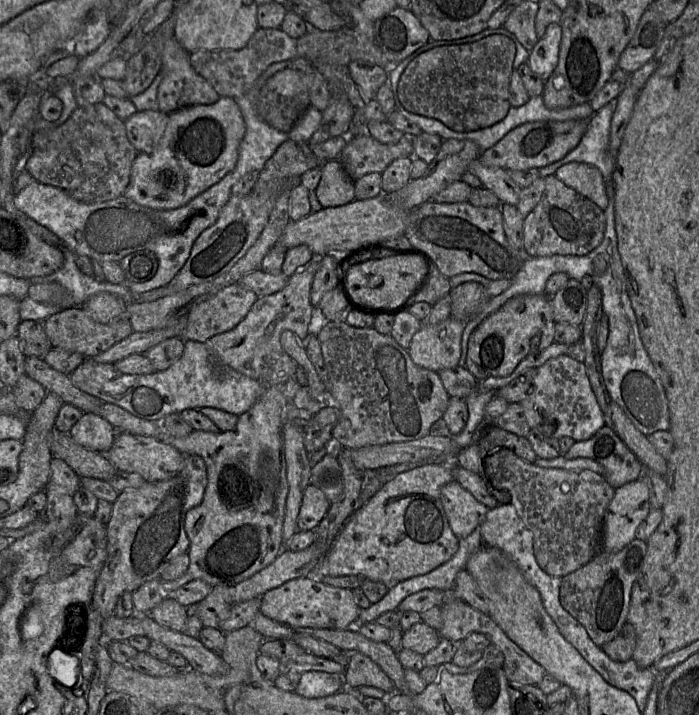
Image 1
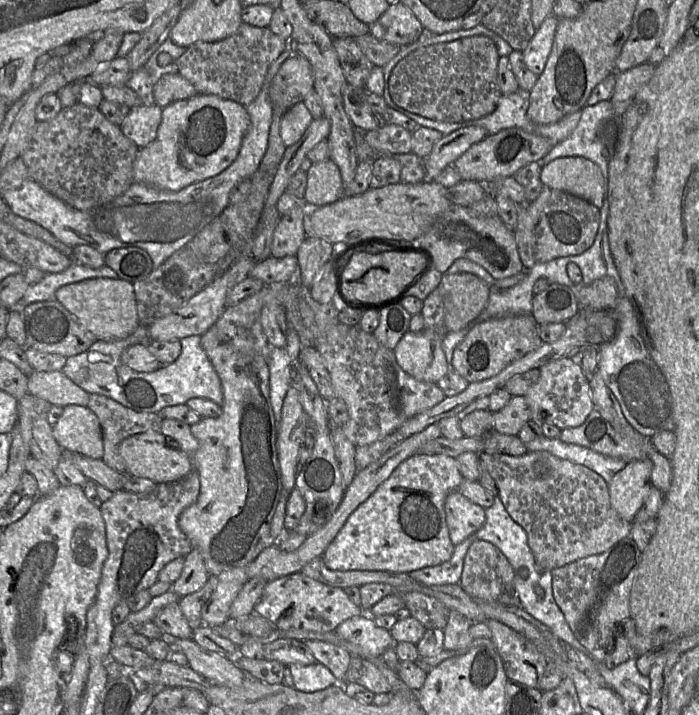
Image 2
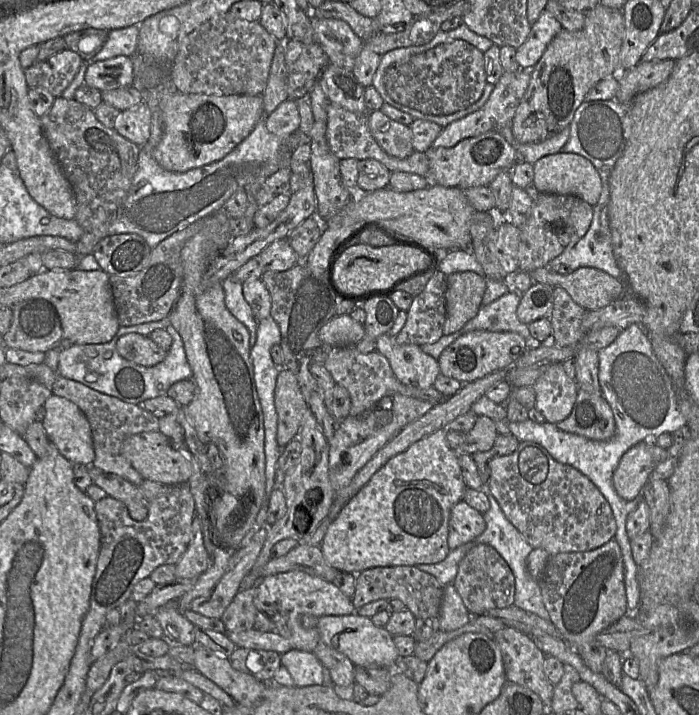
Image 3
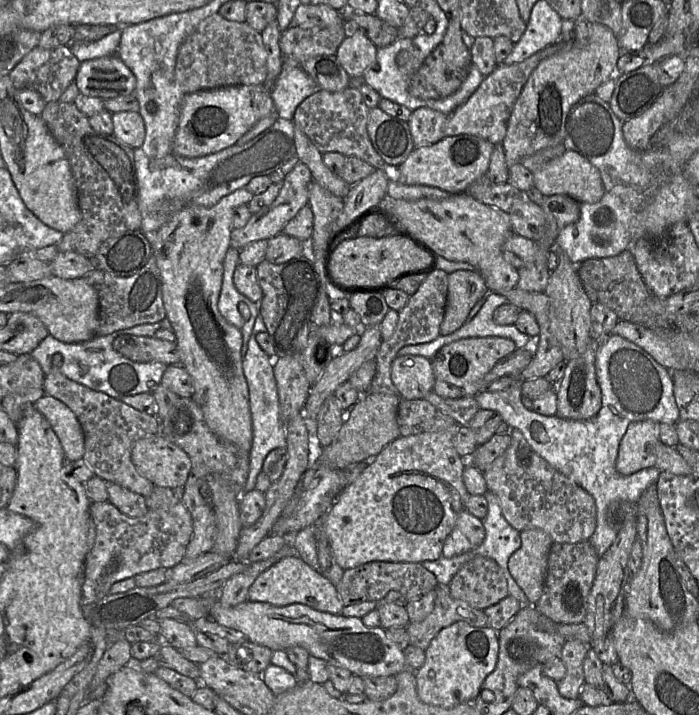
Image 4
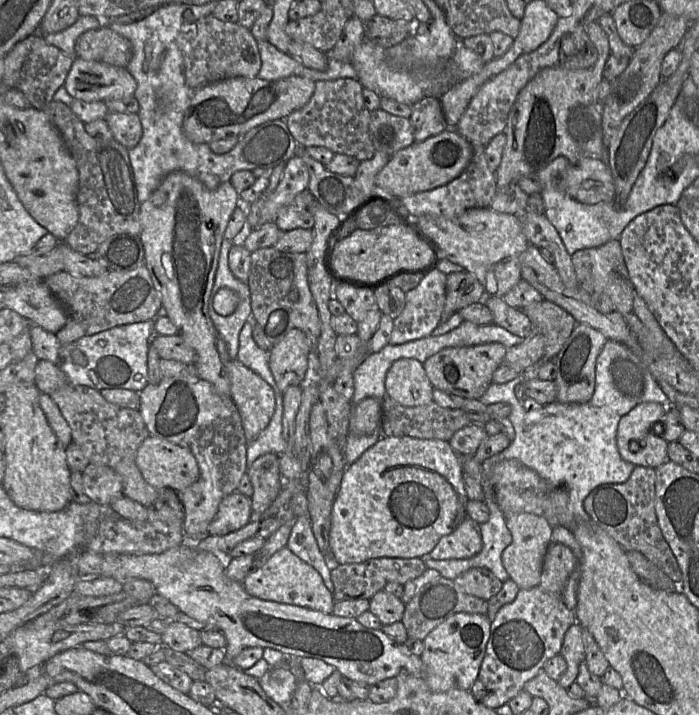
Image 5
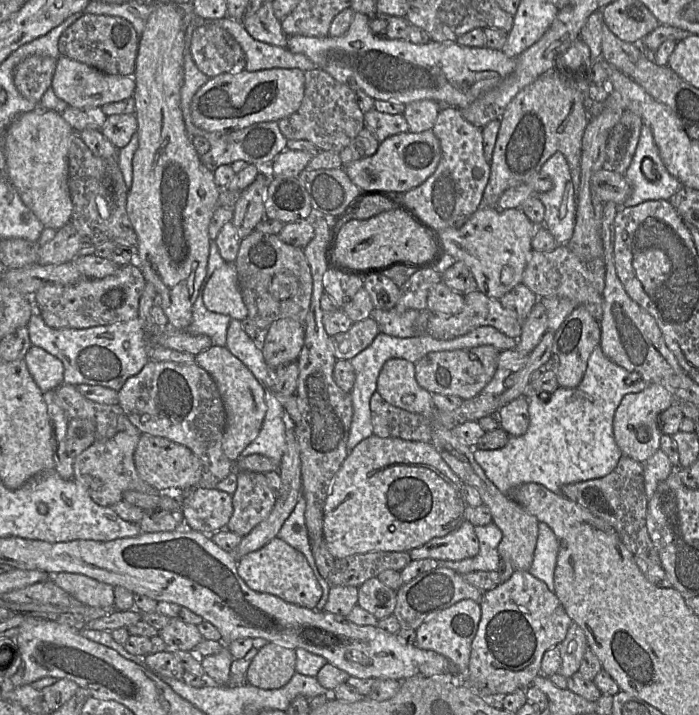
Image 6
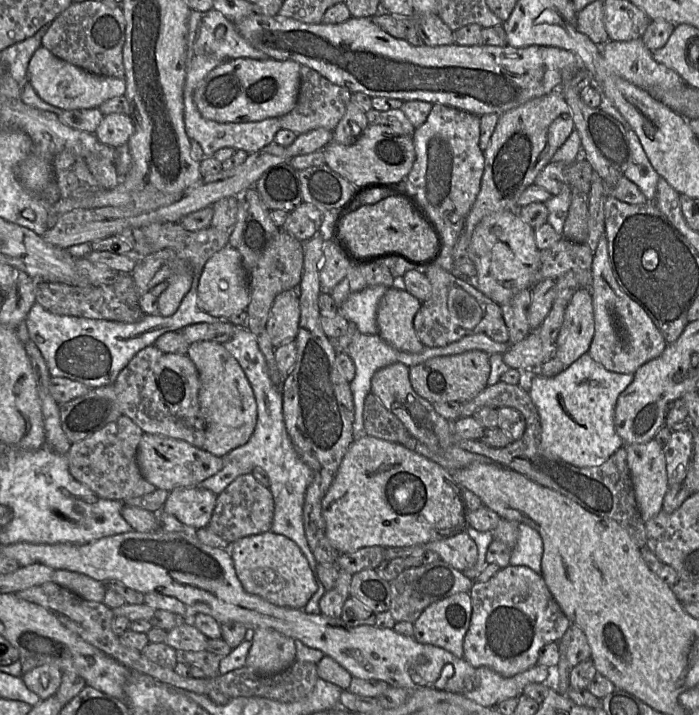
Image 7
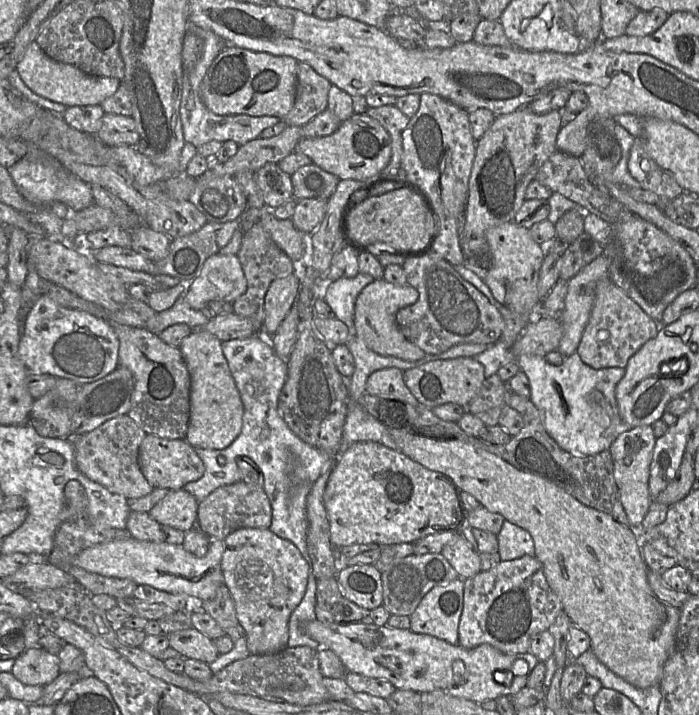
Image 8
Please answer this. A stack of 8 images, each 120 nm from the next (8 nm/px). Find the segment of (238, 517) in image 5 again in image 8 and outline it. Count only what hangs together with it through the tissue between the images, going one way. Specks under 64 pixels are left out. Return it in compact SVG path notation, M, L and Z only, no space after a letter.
M183 488L169 491L149 515L160 525L188 531L197 527L198 500Z

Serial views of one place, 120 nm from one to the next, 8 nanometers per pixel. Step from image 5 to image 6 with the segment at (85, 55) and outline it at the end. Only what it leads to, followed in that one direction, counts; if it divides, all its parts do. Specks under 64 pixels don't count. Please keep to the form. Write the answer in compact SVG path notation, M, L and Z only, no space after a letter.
M83 14L60 36L58 50L65 56L107 74L133 76L139 36L130 22L115 16Z

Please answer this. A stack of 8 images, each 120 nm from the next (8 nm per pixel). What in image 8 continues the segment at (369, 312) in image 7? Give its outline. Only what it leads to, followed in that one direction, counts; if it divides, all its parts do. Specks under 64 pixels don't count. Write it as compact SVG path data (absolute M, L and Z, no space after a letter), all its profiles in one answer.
M360 272L353 278L334 280L317 297L322 297L332 308L335 317L343 321L353 333L357 296L365 286L373 281L373 276Z

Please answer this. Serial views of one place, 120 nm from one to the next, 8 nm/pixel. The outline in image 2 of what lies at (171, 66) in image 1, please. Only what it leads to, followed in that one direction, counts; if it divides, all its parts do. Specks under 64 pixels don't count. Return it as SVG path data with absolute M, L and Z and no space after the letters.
M166 74L153 87L155 103L164 108L169 104L198 94L194 86L180 74Z

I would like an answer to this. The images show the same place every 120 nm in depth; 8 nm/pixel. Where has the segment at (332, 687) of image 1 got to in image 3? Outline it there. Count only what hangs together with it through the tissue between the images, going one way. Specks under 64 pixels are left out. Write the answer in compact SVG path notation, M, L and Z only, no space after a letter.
M291 649L280 657L281 665L286 667L295 686L304 687L323 684L324 665L312 653Z

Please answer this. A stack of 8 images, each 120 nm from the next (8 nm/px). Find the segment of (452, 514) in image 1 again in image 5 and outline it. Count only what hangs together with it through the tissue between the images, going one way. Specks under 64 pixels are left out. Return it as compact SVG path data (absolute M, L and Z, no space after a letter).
M466 516L460 525L449 535L443 536L434 549L421 559L468 559L478 554L482 549L480 524Z

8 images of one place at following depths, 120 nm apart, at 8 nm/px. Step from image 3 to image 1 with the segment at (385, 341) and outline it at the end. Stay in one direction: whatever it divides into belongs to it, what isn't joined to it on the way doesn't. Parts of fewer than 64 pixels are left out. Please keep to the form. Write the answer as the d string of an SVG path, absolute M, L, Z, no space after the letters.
M449 317L437 324L422 325L407 348L413 362L435 372L459 365L466 323Z

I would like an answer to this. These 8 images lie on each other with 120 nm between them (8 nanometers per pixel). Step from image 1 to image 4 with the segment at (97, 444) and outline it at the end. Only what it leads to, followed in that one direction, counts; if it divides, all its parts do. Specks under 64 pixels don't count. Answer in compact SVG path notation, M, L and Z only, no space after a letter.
M47 394L37 399L34 406L52 427L67 458L71 462L82 459L85 438L75 414L63 402Z

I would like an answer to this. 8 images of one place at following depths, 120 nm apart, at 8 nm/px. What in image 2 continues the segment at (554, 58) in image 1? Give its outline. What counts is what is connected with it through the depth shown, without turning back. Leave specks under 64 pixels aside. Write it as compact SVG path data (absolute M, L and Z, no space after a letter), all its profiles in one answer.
M549 15L535 30L535 34L522 51L523 62L536 75L540 75L551 53L559 18Z

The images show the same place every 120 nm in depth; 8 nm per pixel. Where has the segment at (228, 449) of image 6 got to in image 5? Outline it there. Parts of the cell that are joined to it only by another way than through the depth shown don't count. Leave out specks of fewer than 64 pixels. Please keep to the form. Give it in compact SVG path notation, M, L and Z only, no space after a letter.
M237 359L227 363L230 397L237 407L249 443L269 424L276 399L272 387L258 374Z

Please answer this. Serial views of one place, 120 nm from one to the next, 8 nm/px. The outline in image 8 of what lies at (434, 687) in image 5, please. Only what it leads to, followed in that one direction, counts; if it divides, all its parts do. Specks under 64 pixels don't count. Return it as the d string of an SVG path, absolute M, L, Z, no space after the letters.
M464 580L431 589L409 616L410 630L459 645L459 622L463 610Z

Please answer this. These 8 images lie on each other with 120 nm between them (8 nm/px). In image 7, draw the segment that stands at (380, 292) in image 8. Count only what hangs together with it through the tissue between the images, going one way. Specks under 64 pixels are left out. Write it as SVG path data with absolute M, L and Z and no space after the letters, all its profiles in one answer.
M399 283L388 288L377 308L378 335L394 348L419 353L424 345L414 329L413 320L421 307L418 298Z

